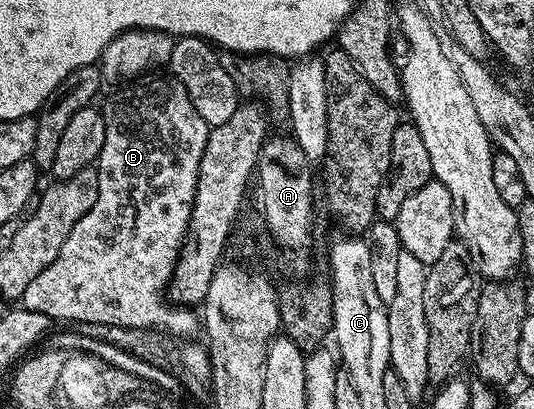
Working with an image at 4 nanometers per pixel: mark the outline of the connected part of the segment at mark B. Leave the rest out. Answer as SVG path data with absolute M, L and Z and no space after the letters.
M170 74L140 78L112 92L115 93L108 98L107 105L101 108L105 118L105 146L101 146L97 161L97 202L93 202L93 210L73 226L69 238L65 238L65 246L61 246L61 254L25 286L21 304L37 314L45 314L52 322L76 320L79 326L108 324L152 328L172 338L191 338L195 331L200 331L200 317L196 313L194 316L190 307L169 302L165 293L189 236L191 203L195 200L209 125L197 114L193 102L189 102L185 86Z

